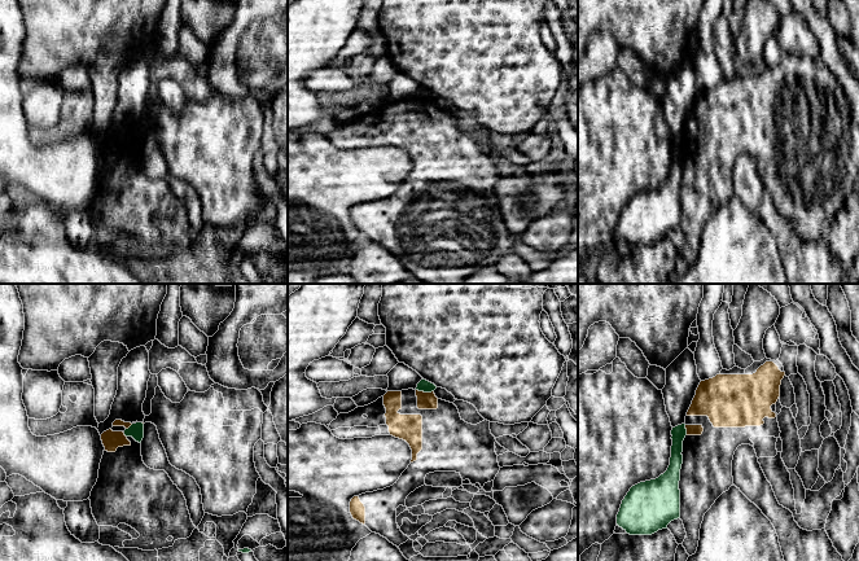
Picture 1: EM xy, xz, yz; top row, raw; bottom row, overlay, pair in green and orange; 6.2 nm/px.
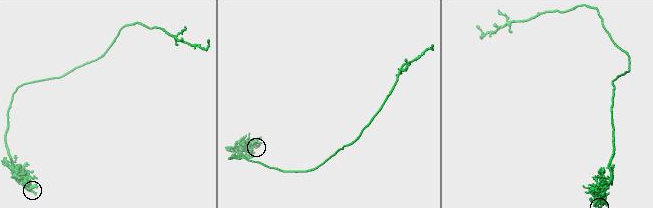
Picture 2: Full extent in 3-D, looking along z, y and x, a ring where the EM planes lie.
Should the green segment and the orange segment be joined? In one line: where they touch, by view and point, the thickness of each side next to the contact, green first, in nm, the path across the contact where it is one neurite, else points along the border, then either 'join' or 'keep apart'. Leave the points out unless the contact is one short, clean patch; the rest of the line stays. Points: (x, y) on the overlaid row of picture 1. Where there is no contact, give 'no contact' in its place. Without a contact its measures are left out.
xz (425, 391) | 70/110 nm | along xz (416, 389), (433, 391) | keep apart

